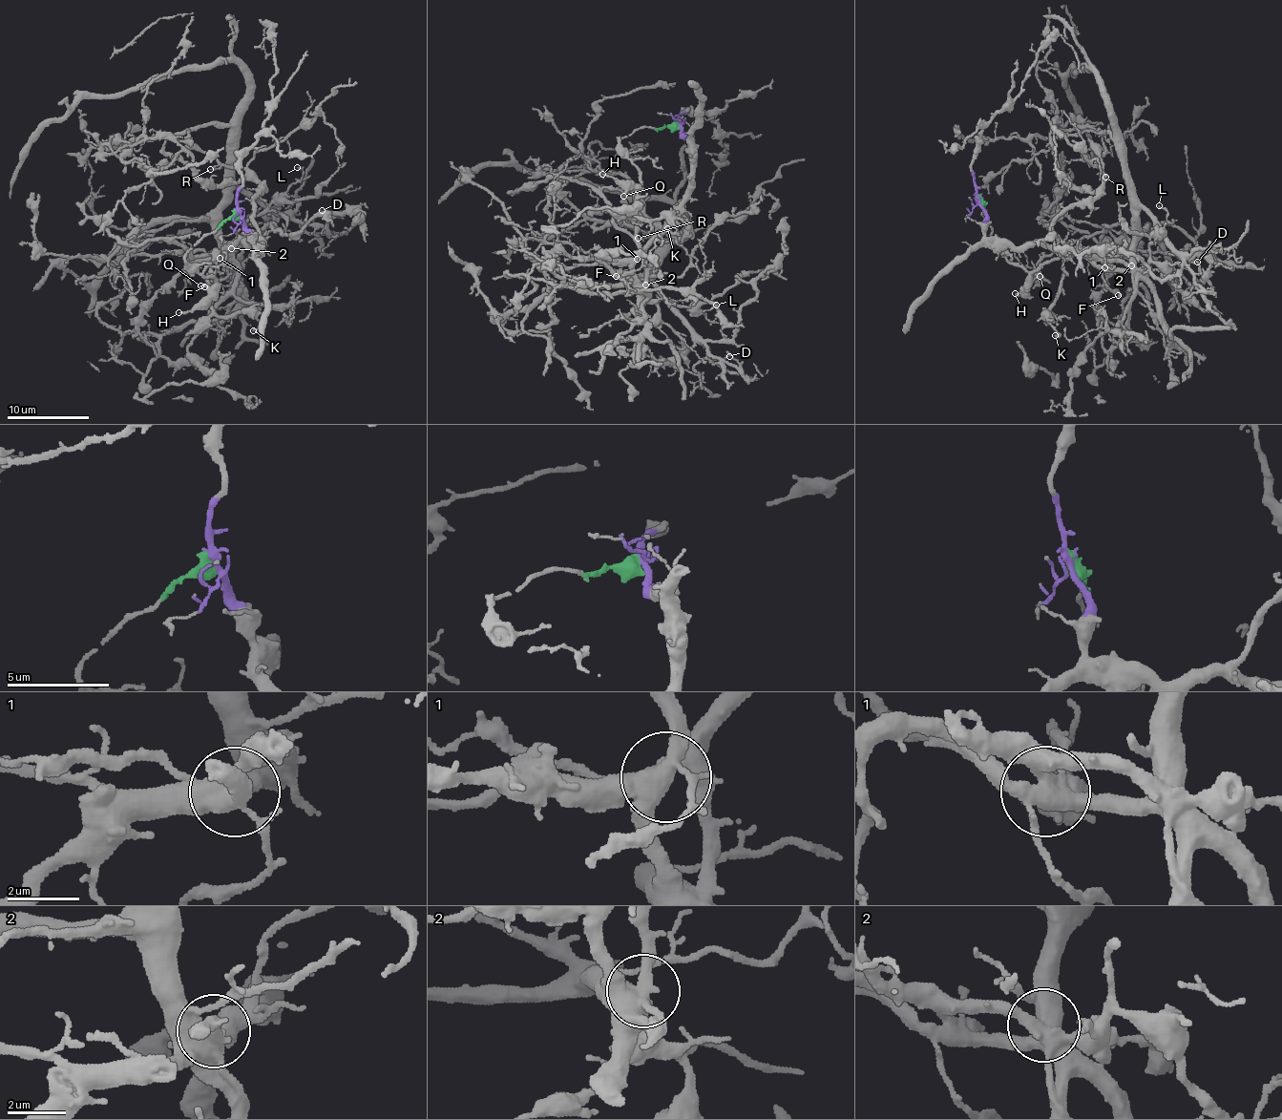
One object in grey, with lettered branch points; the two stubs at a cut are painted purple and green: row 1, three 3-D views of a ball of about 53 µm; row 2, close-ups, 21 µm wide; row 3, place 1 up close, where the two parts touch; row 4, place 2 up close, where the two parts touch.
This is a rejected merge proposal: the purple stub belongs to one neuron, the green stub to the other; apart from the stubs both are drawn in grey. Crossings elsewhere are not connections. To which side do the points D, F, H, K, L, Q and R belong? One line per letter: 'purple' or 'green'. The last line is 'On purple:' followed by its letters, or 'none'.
D: green
F: green
H: green
K: green
L: purple
Q: green
R: purple
On purple: L, R

